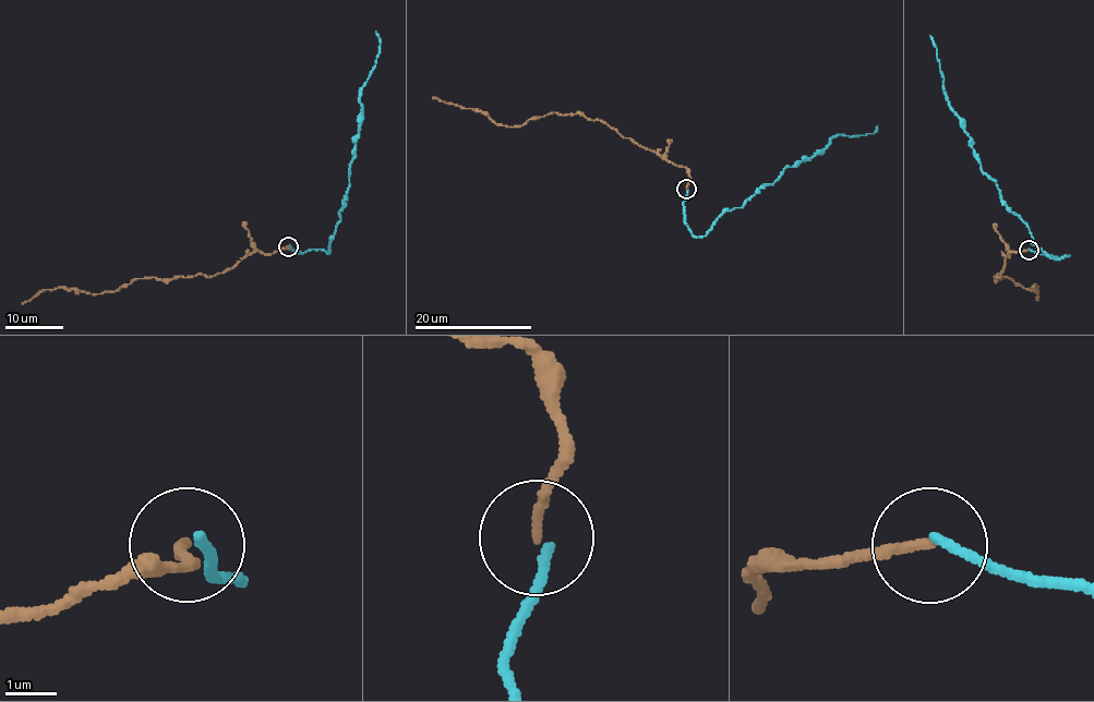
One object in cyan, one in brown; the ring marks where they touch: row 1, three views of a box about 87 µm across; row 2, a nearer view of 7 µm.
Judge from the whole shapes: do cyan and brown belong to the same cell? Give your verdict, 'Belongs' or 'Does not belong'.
Belongs

